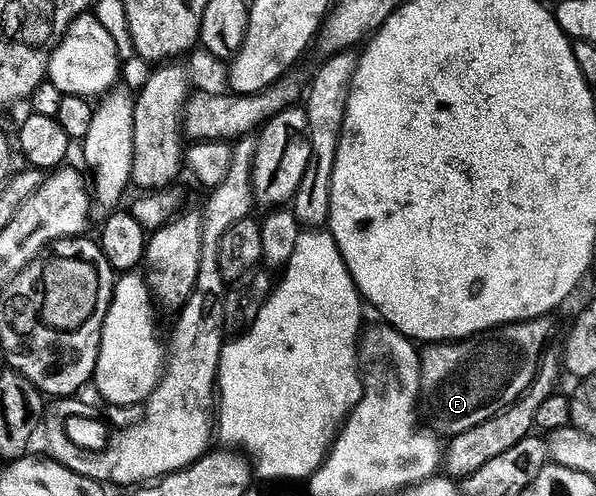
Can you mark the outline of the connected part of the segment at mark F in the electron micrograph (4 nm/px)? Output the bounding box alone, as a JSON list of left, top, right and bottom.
[421,318,554,437]

